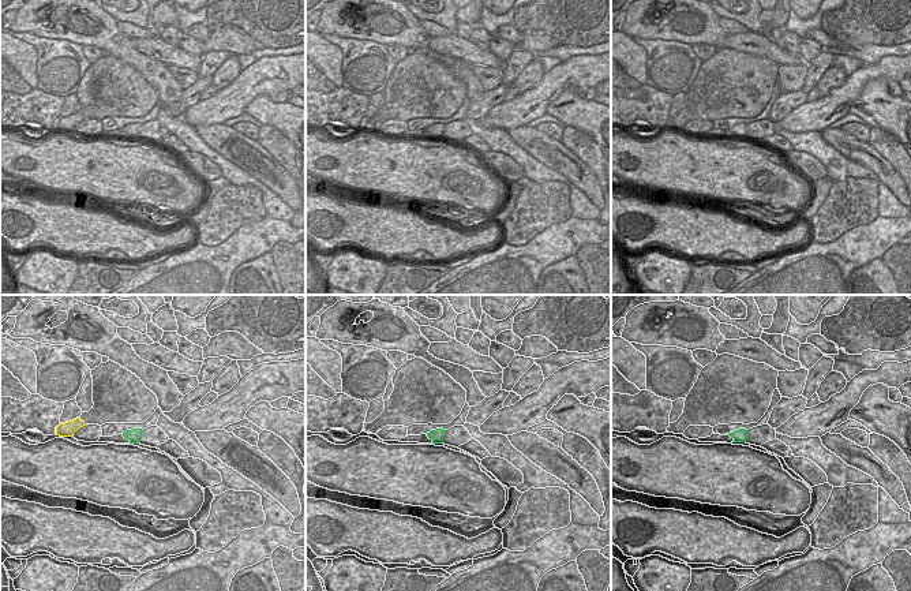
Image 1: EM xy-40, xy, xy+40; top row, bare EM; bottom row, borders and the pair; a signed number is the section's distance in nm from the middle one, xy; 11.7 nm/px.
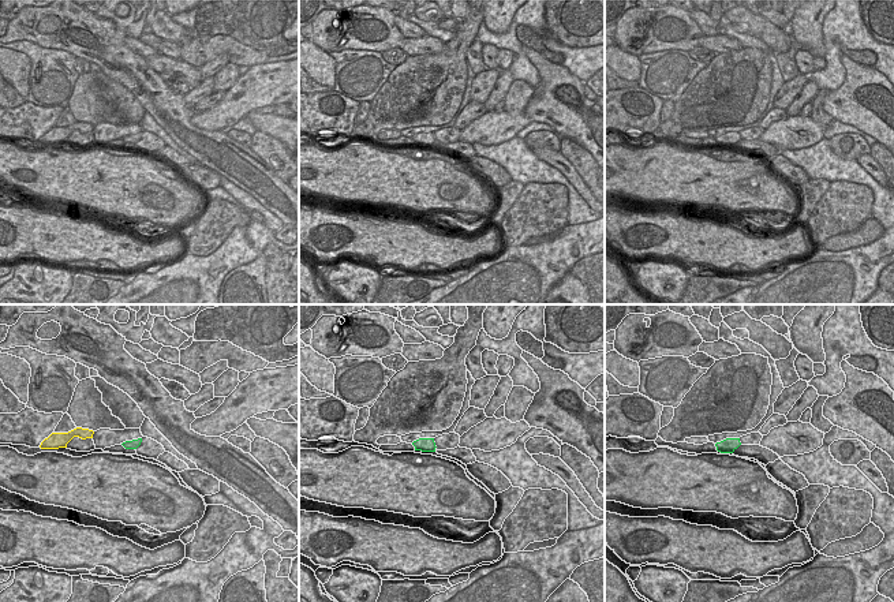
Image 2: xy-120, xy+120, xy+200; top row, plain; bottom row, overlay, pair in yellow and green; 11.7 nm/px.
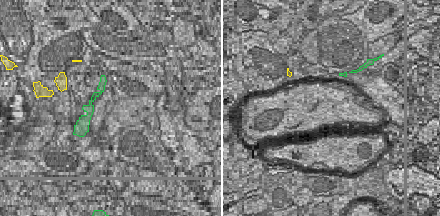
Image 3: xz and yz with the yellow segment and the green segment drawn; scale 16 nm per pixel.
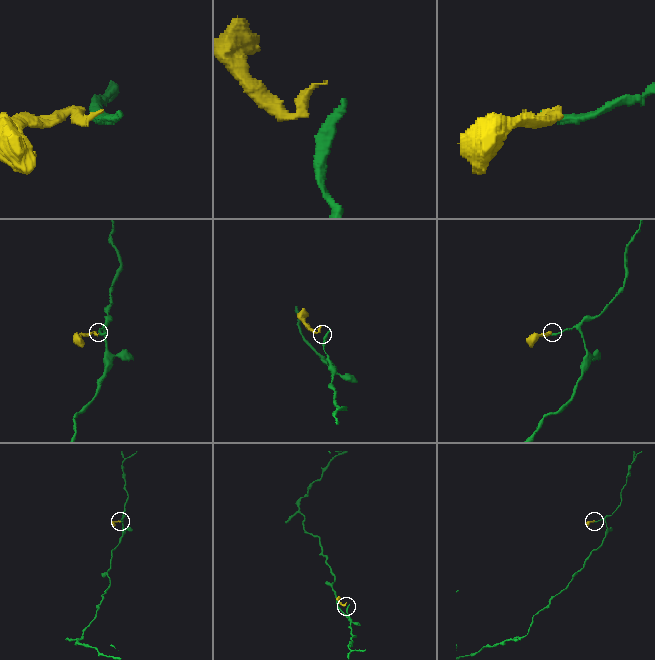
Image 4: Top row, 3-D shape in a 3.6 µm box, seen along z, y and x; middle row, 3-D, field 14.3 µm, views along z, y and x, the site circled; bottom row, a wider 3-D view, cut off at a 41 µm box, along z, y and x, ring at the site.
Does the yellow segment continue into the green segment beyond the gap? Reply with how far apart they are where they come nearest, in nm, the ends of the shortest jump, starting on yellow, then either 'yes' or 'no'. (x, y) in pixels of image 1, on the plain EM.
480 nm | xy-40 (83, 119), (123, 127) | yes

